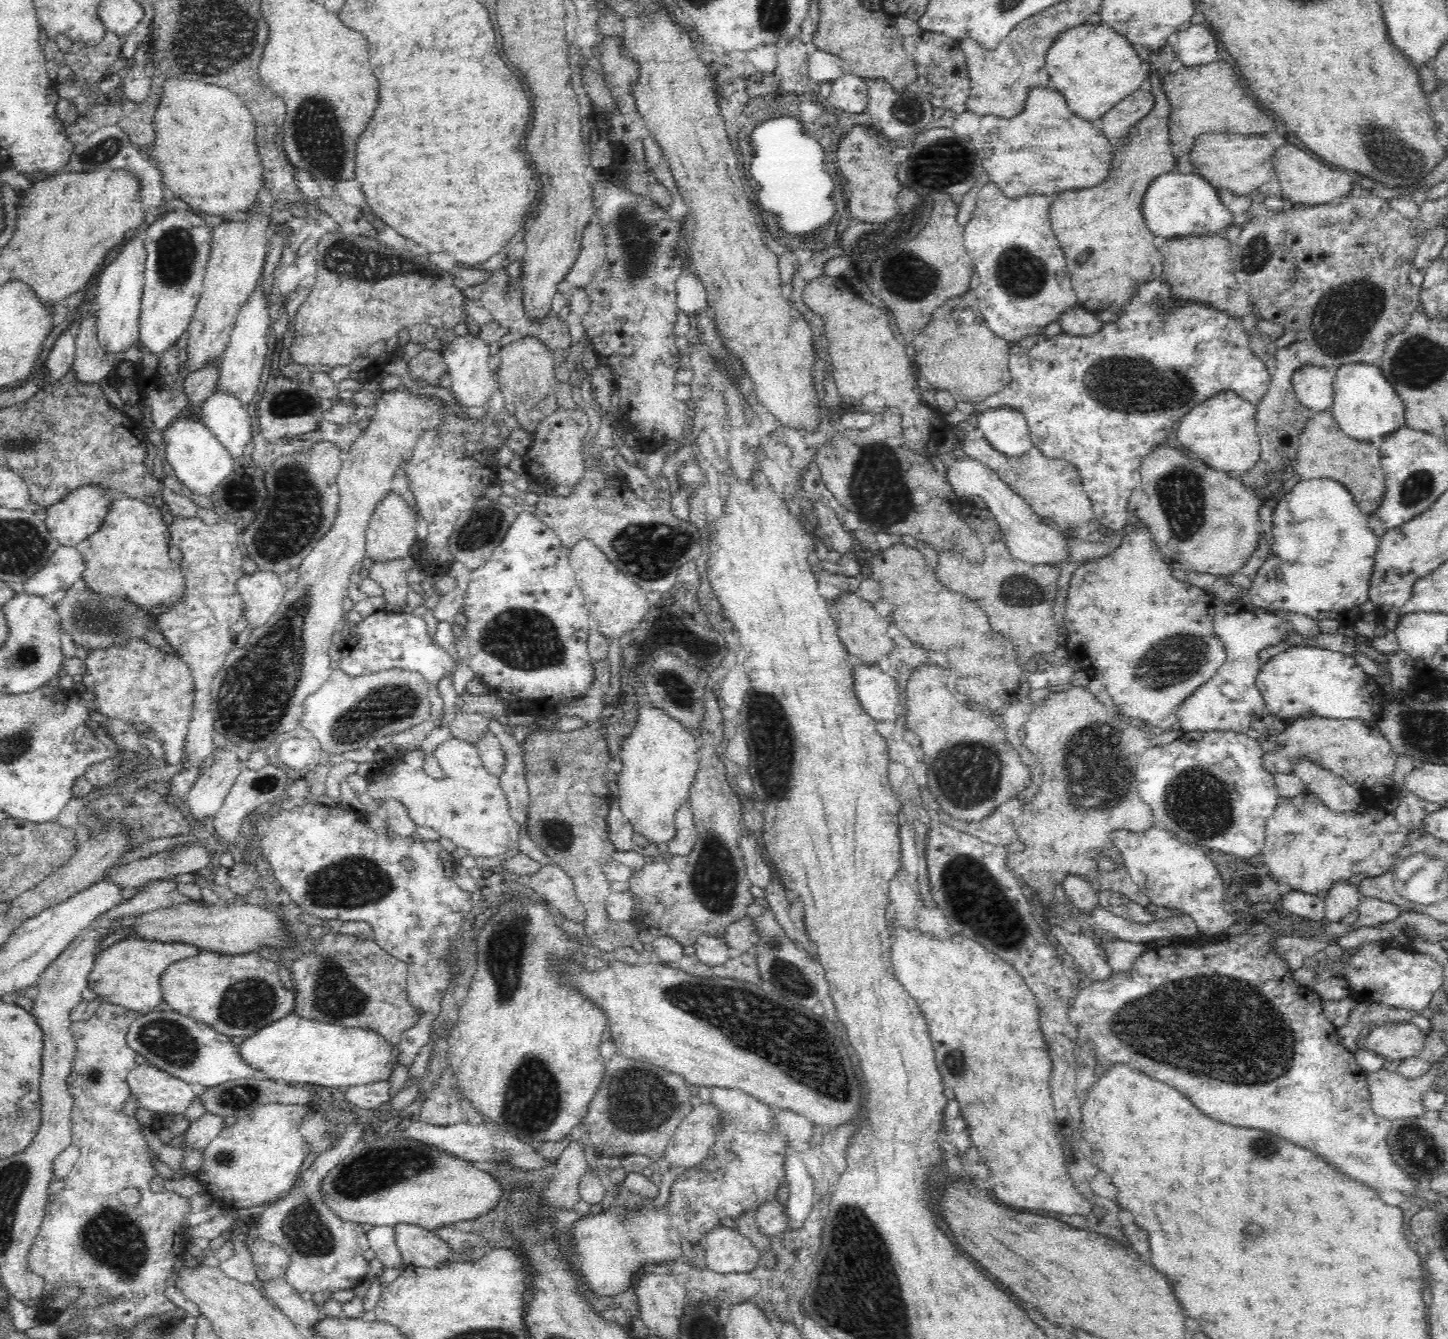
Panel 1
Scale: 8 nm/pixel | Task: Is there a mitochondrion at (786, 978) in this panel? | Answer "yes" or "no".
yes

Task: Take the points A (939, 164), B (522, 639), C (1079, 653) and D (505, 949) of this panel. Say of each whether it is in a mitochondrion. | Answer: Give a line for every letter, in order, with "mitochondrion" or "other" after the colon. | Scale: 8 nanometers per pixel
A: mitochondrion
B: mitochondrion
C: other
D: mitochondrion

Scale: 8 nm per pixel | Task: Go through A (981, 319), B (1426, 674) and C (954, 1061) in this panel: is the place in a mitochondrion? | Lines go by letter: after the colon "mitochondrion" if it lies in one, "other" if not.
A: other
B: other
C: mitochondrion

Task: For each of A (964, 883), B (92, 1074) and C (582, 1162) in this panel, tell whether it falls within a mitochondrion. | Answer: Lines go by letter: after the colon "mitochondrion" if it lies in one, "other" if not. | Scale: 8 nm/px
A: mitochondrion
B: mitochondrion
C: other

